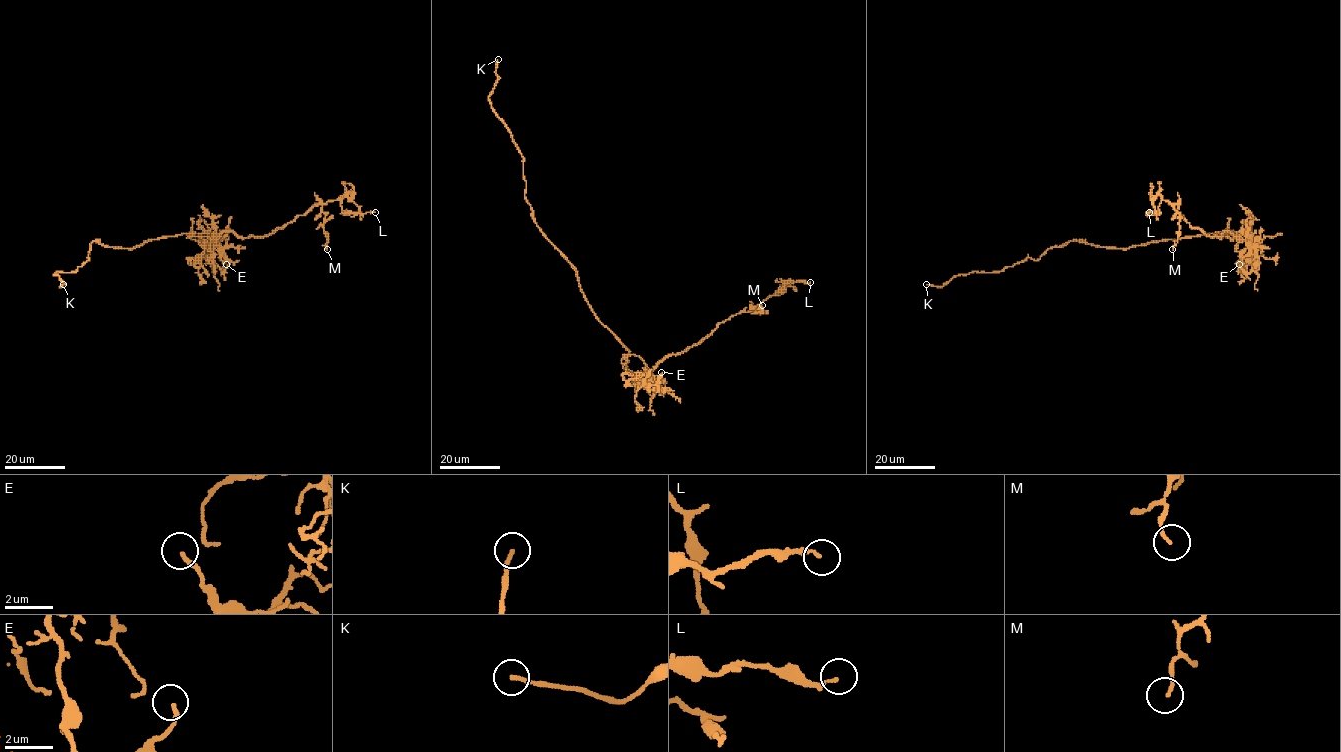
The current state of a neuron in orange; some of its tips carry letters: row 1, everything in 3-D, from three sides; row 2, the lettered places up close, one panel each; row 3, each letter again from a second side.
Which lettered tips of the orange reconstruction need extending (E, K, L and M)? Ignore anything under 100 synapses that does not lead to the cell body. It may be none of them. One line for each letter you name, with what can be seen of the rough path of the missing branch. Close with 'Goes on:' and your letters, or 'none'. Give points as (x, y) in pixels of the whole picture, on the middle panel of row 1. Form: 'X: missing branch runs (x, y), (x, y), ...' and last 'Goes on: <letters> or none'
Goes on: K

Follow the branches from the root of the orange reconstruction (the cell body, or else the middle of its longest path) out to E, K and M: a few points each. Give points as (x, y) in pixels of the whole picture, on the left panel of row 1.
E: (158, 238), (195, 232), (208, 241), (206, 248), (211, 264), (215, 264), (222, 274), (226, 264)
K: (158, 238), (132, 249), (95, 240), (89, 259), (75, 271), (53, 274), (63, 284)
M: (158, 238), (193, 233), (217, 239), (226, 230), (243, 237), (264, 237), (322, 205), (327, 249)

